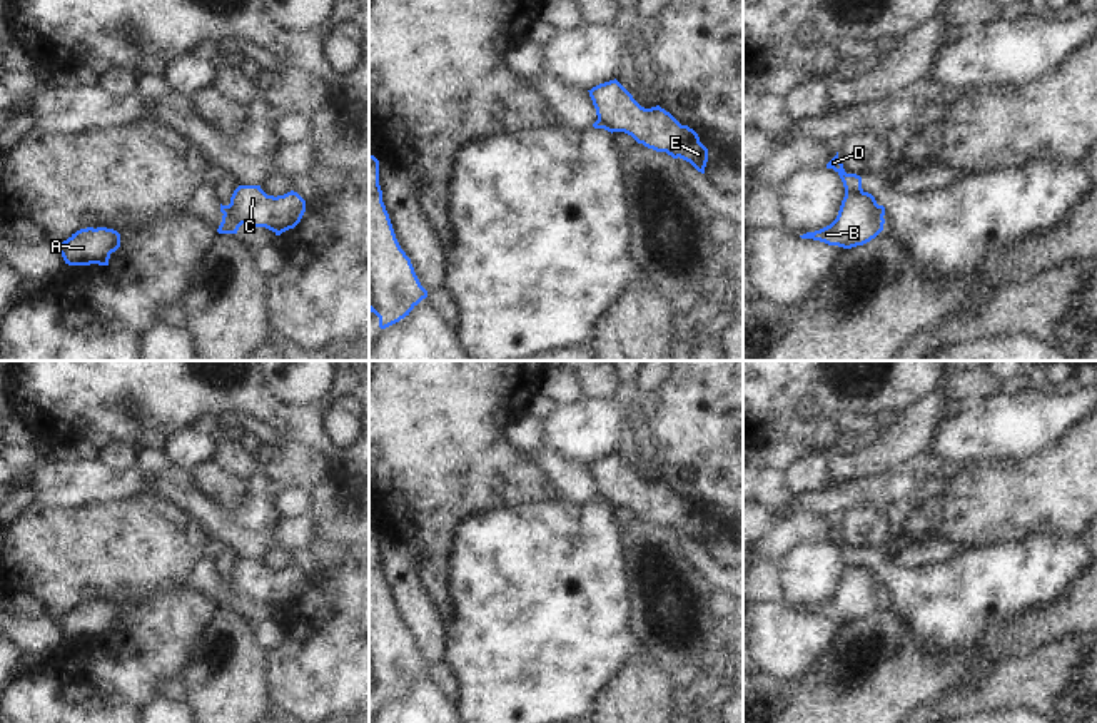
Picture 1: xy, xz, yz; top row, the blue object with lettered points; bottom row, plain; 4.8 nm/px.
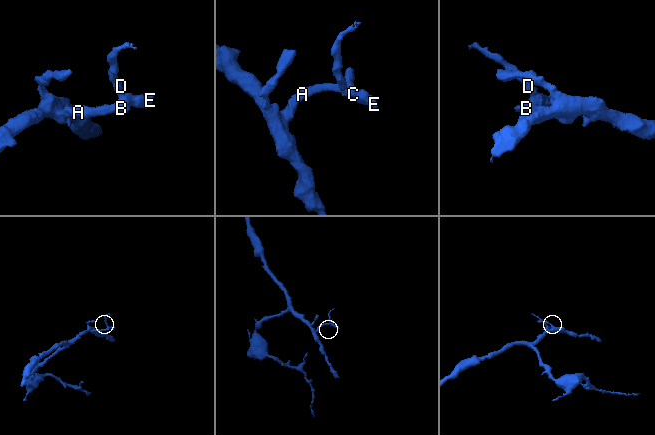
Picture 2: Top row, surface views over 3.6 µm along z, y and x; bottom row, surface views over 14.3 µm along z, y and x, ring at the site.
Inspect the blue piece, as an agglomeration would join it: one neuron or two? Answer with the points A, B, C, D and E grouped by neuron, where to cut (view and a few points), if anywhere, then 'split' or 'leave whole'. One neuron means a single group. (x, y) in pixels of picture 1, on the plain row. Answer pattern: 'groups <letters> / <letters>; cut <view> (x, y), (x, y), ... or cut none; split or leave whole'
groups A B C E / D; cut yz (867, 566), (845, 568); split

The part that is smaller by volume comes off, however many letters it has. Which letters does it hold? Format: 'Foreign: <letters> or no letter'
Foreign: D

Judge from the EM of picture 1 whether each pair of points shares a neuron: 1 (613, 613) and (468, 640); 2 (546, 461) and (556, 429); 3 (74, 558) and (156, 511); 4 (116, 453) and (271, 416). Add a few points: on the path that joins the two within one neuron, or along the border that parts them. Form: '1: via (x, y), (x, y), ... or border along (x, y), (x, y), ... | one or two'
1: via (576, 613), (551, 613), (525, 640), (505, 640) | one
2: border along (545, 449), (586, 465) | two
3: via (94, 553), (116, 551), (136, 531) | one
4: border along (112, 441), (122, 441), (132, 448) | two

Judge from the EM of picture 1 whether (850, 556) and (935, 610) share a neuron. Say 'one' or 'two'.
one

